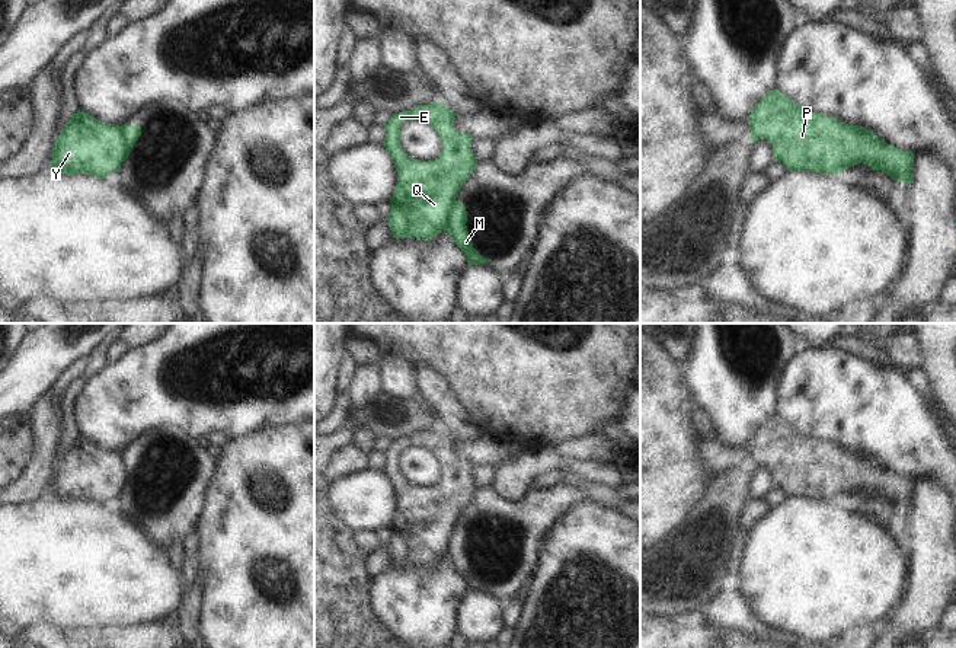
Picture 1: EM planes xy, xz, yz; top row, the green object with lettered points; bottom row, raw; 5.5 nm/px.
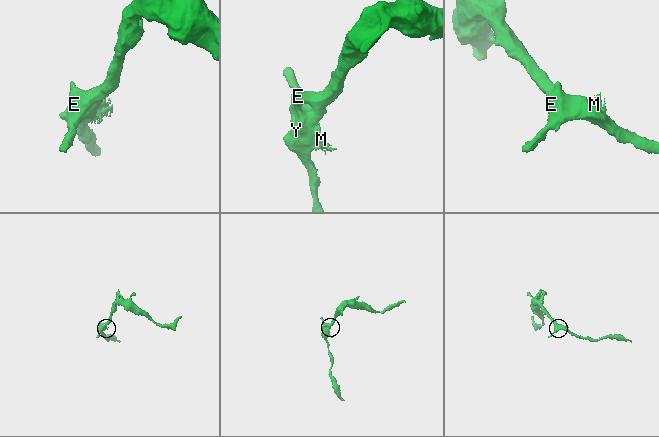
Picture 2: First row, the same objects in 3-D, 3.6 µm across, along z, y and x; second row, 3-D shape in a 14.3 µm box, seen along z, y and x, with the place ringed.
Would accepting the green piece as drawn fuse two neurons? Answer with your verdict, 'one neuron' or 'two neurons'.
two neurons

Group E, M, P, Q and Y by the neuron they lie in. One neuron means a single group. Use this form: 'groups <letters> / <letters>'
groups E P Q Y / M

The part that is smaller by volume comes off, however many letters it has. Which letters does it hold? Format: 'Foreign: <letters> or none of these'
Foreign: M

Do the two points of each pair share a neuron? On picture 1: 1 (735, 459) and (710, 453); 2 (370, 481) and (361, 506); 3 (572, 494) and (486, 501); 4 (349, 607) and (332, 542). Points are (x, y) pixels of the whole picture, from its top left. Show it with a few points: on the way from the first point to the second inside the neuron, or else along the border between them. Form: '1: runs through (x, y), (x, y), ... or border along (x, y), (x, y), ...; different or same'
1: runs through (729, 456), (716, 456); same
2: runs through (370, 487), (365, 500); same
3: runs through (550, 503), (537, 510), (508, 510); same
4: runs through (333, 591), (332, 558); same

